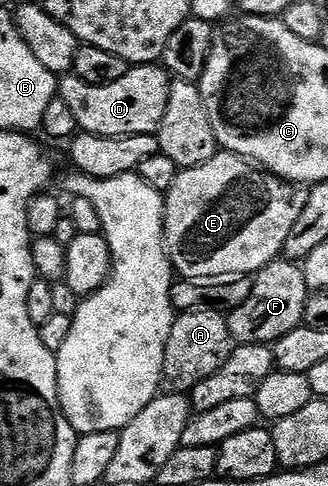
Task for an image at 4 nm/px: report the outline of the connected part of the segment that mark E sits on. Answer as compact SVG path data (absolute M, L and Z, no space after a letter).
M218 152L210 160L206 160L206 164L181 170L168 193L164 195L164 244L168 248L168 258L172 261L173 271L184 280L223 280L229 276L255 275L257 270L281 257L286 236L290 236L290 228L294 228L298 216L302 216L302 208L306 208L307 199L308 190L303 185L285 182L284 179L277 178L275 174L270 174L263 168L257 168L248 159L240 158L236 154Z

